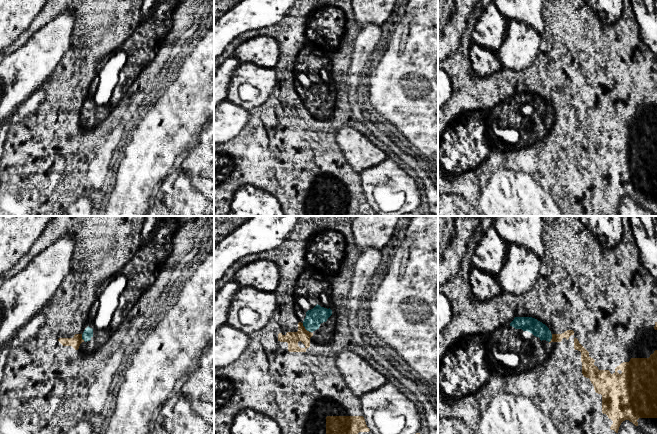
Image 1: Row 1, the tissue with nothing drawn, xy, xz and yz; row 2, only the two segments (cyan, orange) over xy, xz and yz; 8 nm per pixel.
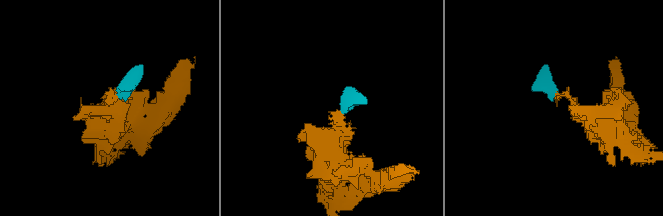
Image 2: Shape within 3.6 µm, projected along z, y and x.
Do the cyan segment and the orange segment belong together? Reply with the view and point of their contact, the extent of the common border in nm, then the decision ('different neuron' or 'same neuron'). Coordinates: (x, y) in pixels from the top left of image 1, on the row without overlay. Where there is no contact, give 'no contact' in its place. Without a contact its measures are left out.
xz (305, 104) | 100 nm | different neuron

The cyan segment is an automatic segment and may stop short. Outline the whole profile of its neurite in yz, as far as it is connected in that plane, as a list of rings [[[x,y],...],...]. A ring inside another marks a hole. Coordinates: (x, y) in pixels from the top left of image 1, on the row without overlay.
[[[515,93],[510,99],[510,102],[515,105],[522,105],[523,107],[528,107],[534,112],[539,113],[540,116],[546,116],[548,118],[552,115],[552,110],[549,104],[532,93]]]

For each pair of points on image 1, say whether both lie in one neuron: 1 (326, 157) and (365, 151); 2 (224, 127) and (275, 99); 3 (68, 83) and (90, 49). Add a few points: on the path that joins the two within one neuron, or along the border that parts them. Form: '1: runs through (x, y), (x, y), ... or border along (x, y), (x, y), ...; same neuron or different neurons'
1: border along (338, 131), (336, 142), (343, 156), (359, 172); different neurons
2: border along (249, 120), (236, 136); different neurons
3: runs through (73, 75), (83, 57); same neuron

